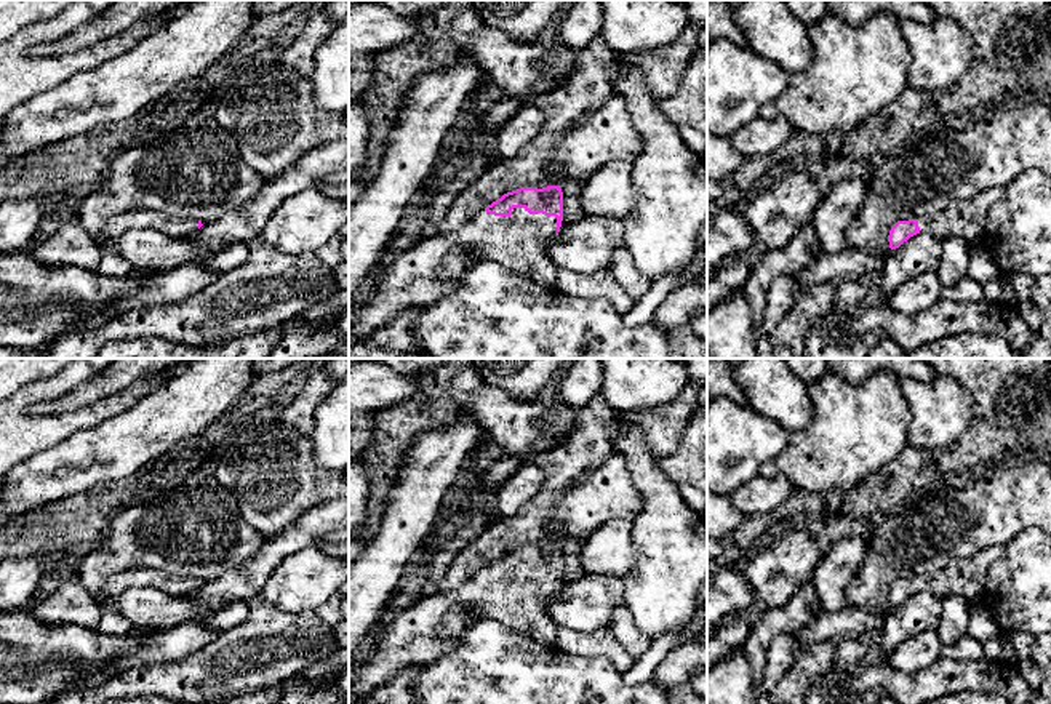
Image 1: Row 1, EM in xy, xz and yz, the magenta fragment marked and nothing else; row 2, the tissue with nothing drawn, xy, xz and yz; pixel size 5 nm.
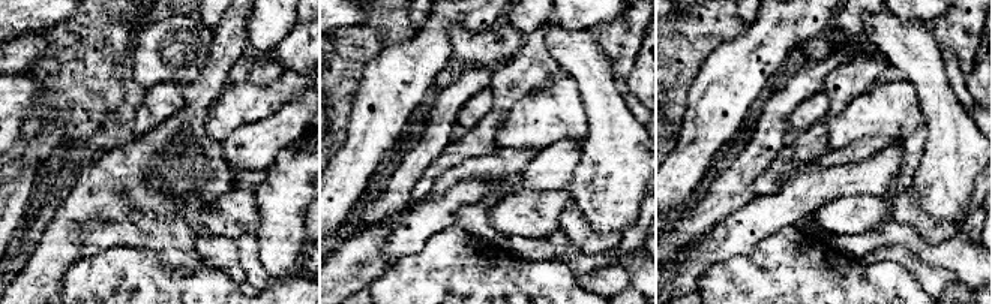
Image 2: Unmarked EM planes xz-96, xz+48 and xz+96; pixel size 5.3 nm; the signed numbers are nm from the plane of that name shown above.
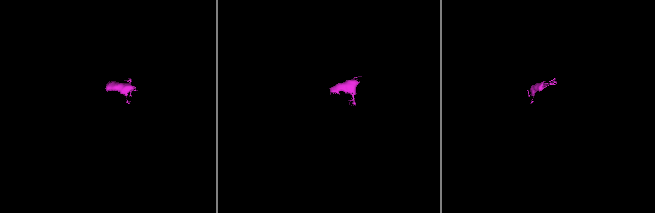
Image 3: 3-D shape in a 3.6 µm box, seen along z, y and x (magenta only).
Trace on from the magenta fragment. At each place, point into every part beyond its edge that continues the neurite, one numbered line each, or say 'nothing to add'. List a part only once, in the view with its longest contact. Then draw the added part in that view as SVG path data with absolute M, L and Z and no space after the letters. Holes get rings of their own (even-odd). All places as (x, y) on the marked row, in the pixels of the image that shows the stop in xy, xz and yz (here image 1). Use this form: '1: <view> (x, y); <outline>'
1: xz (517, 242); M514 208L510 216L482 210L454 232L422 238L379 267L360 293L349 314L349 346L402 310L426 307L454 293L462 277L482 261L494 261L518 277L555 288L558 267L544 253L555 235L555 216ZM453 248L466 248L469 262L459 278L440 282L435 272Z

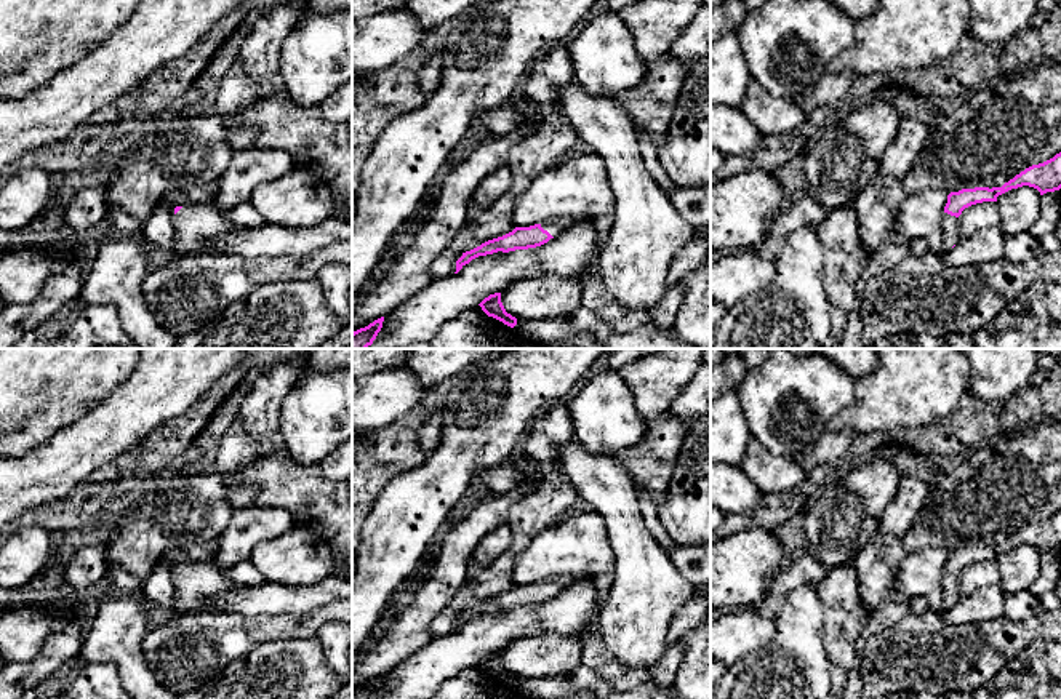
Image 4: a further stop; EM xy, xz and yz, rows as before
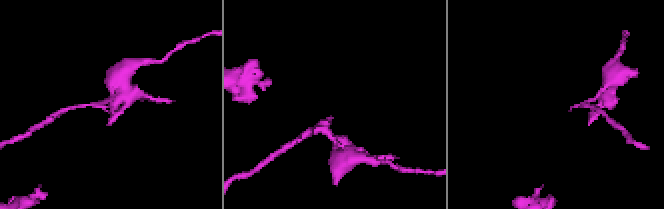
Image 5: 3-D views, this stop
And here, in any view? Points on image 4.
1: xz (554, 227); M567 218L567 219L554 219L543 222L541 227L547 230L552 237L559 235L562 230L565 230L568 226L576 224L578 221Z

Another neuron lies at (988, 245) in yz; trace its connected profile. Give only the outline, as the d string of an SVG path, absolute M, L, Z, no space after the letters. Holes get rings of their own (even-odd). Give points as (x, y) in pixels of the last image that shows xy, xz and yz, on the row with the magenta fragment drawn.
M989 227L968 238L959 238L943 256L954 267L978 267L1005 258L1005 237L1002 227Z

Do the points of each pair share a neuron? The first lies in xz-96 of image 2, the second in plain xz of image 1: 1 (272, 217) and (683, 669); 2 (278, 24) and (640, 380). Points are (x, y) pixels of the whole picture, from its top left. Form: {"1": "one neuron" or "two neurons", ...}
{"1": "two neurons", "2": "one neuron"}

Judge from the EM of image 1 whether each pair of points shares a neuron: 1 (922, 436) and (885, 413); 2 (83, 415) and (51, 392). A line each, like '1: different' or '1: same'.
1: different
2: same

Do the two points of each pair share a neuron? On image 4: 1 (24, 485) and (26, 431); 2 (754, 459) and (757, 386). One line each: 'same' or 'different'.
1: different
2: different

